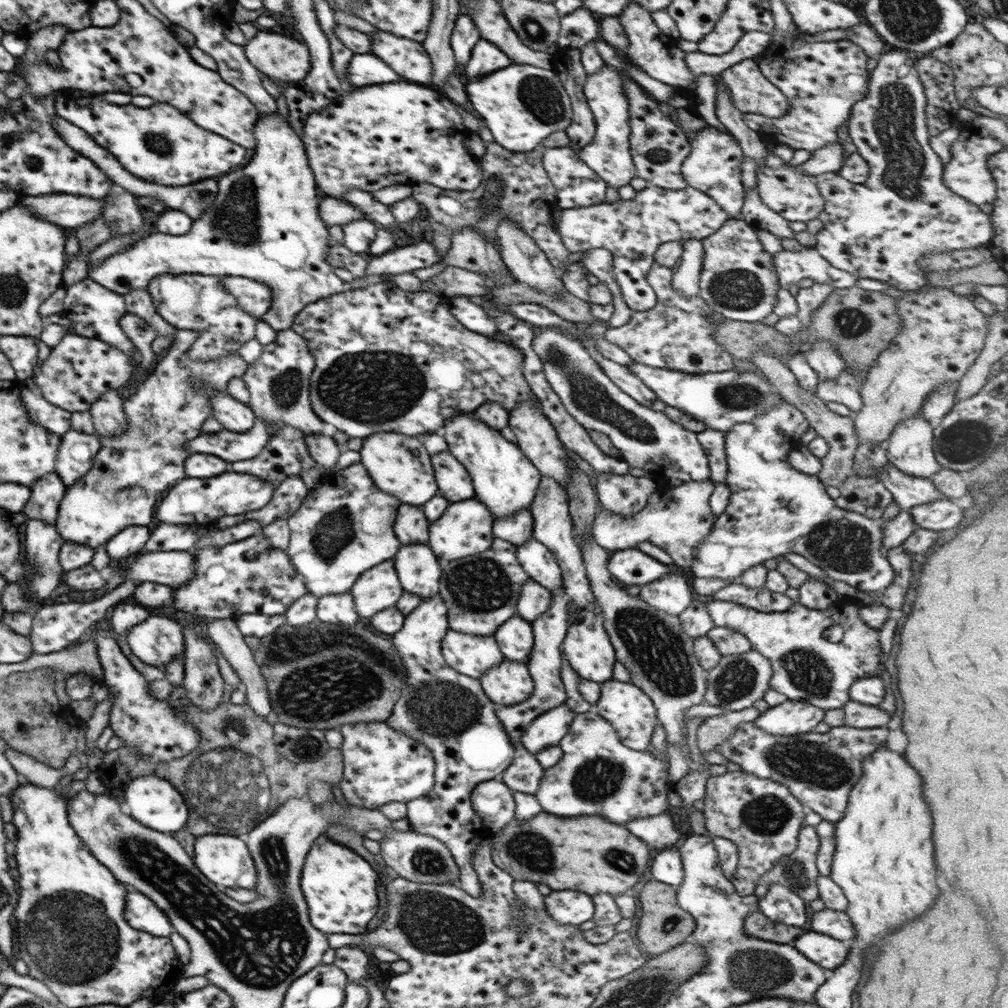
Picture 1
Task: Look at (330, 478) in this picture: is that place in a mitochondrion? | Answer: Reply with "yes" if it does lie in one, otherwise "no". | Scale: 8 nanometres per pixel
no

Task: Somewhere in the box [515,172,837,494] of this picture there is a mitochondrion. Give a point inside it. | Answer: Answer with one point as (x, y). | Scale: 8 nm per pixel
(587, 394)

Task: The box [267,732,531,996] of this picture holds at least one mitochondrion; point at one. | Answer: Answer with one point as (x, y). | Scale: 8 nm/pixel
(433, 923)

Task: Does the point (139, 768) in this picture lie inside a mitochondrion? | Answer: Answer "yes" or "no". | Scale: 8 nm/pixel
no

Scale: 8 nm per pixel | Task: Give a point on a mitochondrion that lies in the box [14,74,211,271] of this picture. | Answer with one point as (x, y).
(160, 144)

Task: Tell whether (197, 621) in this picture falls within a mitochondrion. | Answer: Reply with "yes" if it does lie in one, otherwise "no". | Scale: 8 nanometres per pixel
no

